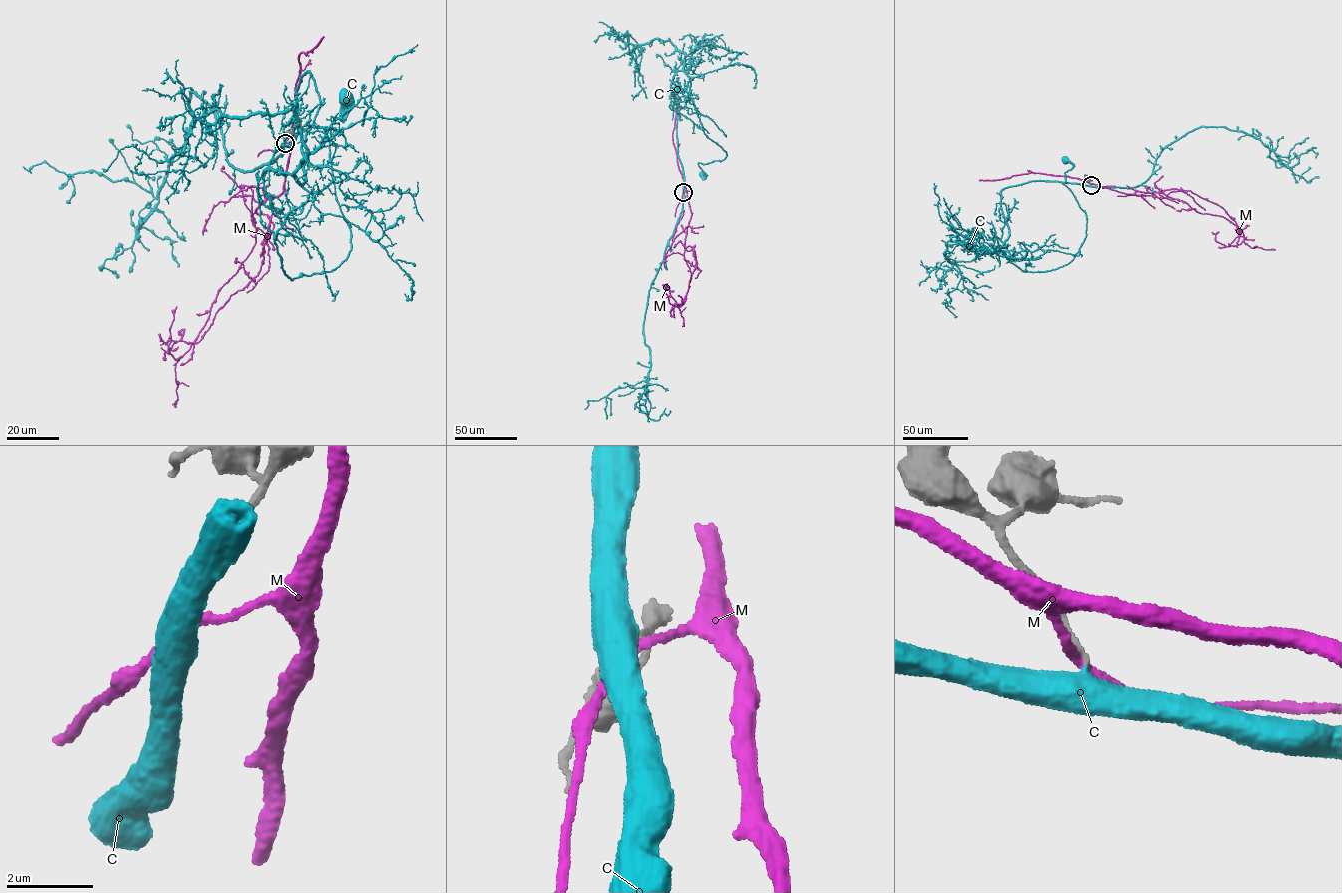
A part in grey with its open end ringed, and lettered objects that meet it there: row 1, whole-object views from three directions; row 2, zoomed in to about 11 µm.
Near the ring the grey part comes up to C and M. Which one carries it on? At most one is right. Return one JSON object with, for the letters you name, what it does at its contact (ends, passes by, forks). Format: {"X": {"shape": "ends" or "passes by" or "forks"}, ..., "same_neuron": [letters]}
{"C": {"shape": "ends"}, "same_neuron": ["C"]}

